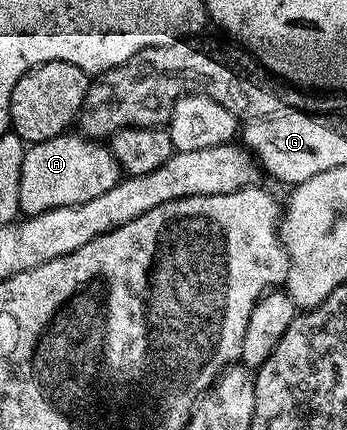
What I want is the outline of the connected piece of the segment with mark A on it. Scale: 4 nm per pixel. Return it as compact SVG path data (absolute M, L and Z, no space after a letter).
M73 132L61 133L26 149L23 174L19 174L19 206L25 216L34 216L47 210L90 202L111 190L122 176L117 159L104 143Z

